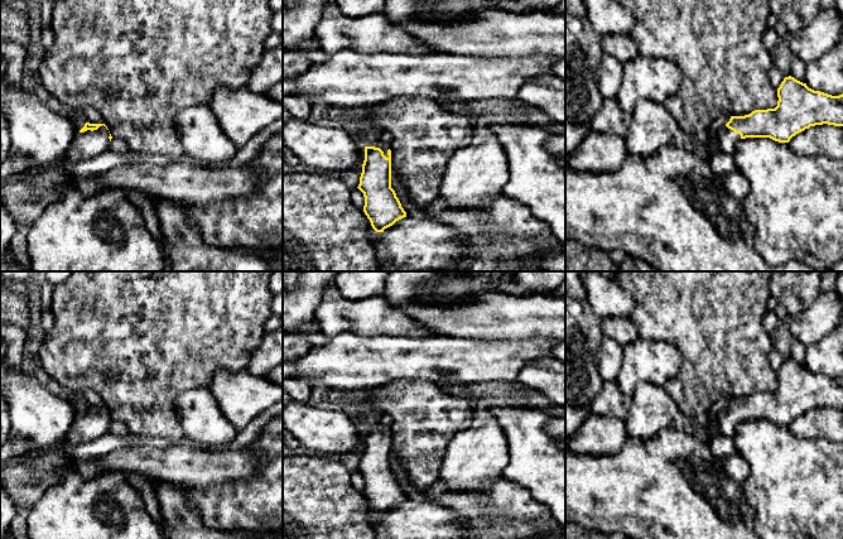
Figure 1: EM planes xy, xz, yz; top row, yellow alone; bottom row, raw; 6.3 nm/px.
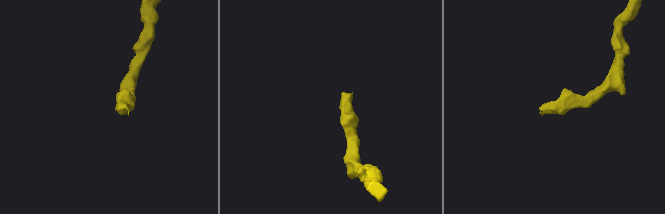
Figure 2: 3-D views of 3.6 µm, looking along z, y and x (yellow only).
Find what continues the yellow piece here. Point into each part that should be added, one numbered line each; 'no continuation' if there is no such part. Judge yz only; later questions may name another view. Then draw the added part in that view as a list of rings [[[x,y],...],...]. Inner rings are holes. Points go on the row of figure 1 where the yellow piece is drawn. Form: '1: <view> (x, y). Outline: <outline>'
1: yz (727, 139). Outline: [[[726,125],[719,127],[717,143],[718,149],[716,154],[724,153],[724,154],[734,154],[736,145],[741,140],[741,135],[736,134],[733,130],[728,129]]]

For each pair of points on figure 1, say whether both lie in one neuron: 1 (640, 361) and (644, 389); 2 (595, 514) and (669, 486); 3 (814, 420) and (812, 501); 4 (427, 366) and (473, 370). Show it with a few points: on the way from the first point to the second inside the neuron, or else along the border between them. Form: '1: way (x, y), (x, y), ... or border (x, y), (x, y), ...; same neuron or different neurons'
1: border (663, 385), (640, 381), (630, 395); different neurons
2: way (613, 495), (620, 489), (650, 489); same neuron
3: border (786, 427), (798, 437), (829, 439); different neurons
4: way (438, 365), (462, 365); same neuron

